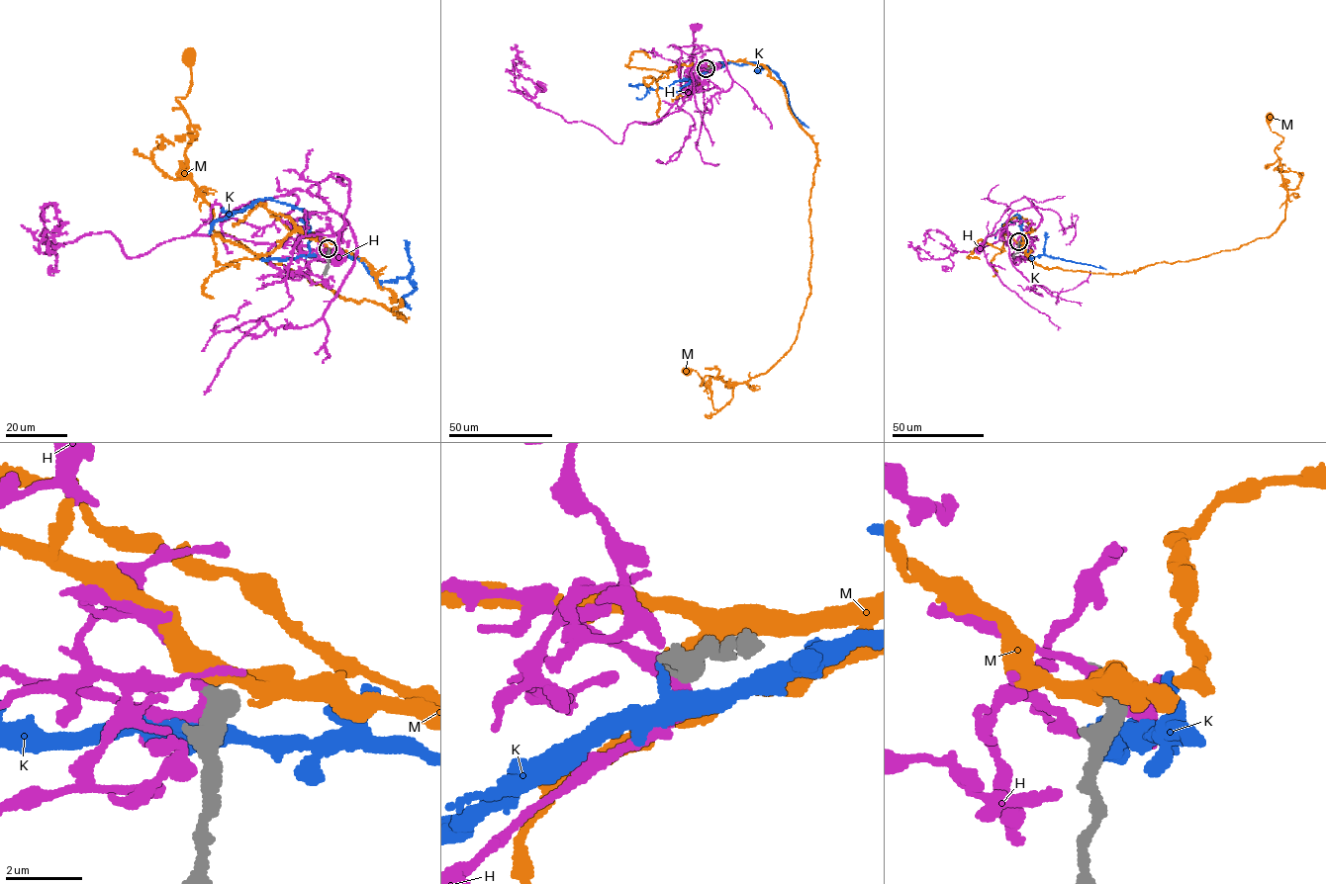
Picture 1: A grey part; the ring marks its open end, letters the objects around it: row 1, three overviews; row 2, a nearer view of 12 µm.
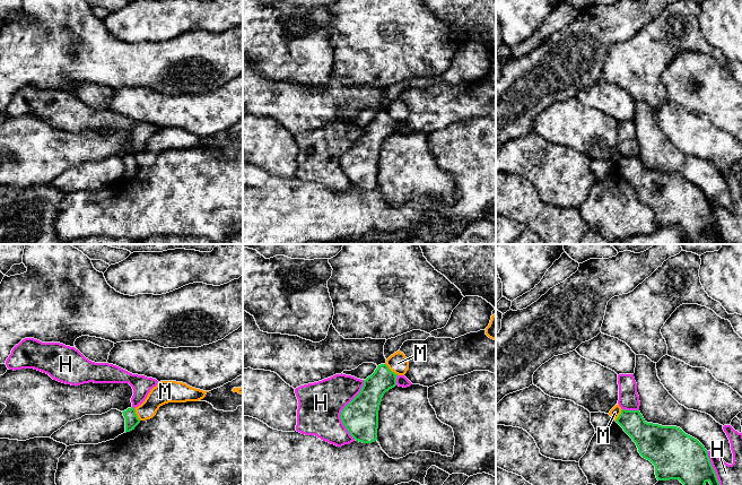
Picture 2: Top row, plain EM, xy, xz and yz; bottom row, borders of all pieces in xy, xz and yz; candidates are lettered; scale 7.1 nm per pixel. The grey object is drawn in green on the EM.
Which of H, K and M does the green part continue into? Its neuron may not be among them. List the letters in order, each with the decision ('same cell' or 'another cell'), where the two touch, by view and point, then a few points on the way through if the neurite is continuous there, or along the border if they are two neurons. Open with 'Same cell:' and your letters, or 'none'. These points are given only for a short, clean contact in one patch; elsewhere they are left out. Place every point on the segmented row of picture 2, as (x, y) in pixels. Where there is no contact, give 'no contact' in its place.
Same cell: none
H: another cell | xz (342, 409)
K: another cell | no contact
M: another cell | xz (390, 370) | along xz (385, 363), (398, 374)

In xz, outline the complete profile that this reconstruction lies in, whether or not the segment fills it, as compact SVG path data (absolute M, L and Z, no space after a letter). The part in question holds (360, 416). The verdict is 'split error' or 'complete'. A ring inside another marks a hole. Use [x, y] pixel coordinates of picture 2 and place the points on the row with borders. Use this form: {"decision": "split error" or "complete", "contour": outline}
{"decision": "complete", "contour": "M386 364L378 365L375 372L364 380L360 392L341 410L341 422L356 441L372 443L377 440L379 405L384 393L396 386L396 378L398 374Z"}

